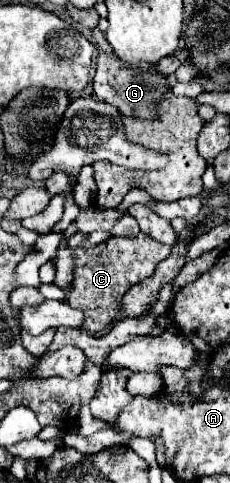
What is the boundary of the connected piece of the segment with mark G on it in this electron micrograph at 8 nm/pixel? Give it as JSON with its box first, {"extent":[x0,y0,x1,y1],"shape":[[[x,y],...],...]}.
{"extent":[91,28,169,118],"shape":[[[99,28],[91,30],[91,42],[97,46],[97,68],[95,68],[95,78],[93,78],[93,92],[97,100],[109,102],[121,110],[125,116],[141,116],[141,118],[153,118],[155,116],[155,102],[169,92],[167,78],[155,74],[153,64],[141,64],[137,68],[129,68],[125,62],[121,62],[109,42],[105,40],[103,32]]]}

